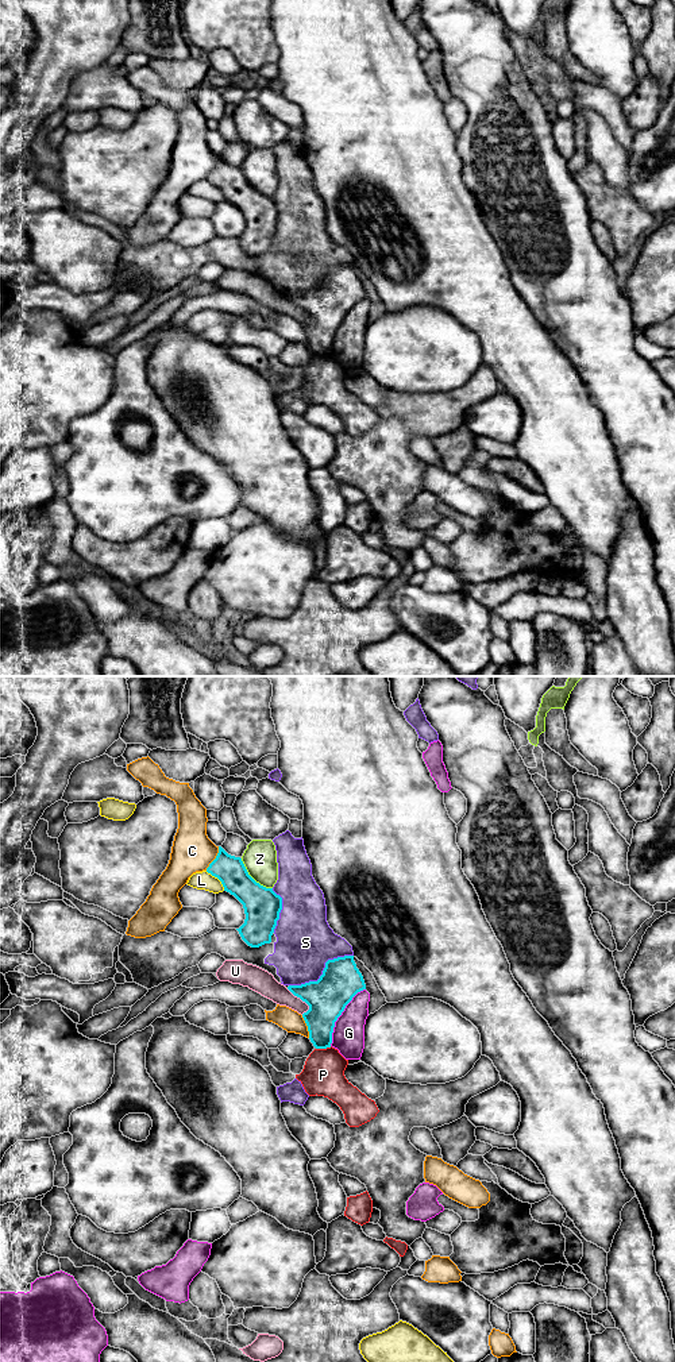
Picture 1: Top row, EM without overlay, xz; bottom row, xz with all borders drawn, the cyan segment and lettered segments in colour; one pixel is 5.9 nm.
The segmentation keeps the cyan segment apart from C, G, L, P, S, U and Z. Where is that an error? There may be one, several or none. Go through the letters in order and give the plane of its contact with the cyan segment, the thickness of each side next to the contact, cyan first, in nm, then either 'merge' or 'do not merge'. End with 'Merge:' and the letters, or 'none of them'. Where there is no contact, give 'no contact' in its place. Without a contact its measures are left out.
C: contact in xz; calibres 170 and 240 nm; do not merge
G: contact in xz; calibres 240 and 190 nm; do not merge
L: contact in xz; calibres 170 and 110 nm; do not merge
P: contact in xz; calibres 200 and 260 nm; do not merge
S: contact in xz; calibres 240 and 340 nm; do not merge
U: contact in xz; calibres 240 and 140 nm; do not merge
Z: contact in xz; calibres 220 and 200 nm; do not merge
Merge: none of them

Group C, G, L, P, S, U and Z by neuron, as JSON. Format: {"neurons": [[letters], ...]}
{"neurons": [["C"], ["G"], ["L"], ["P"], ["S"], ["U"], ["Z"]]}

